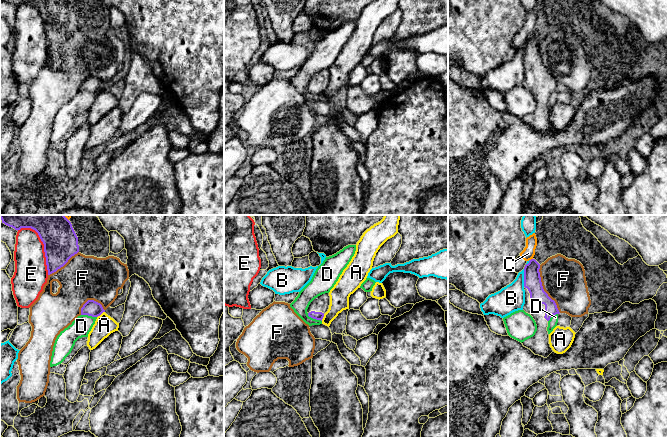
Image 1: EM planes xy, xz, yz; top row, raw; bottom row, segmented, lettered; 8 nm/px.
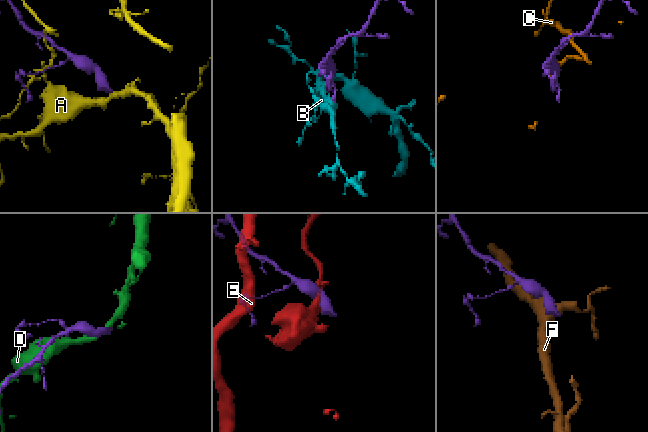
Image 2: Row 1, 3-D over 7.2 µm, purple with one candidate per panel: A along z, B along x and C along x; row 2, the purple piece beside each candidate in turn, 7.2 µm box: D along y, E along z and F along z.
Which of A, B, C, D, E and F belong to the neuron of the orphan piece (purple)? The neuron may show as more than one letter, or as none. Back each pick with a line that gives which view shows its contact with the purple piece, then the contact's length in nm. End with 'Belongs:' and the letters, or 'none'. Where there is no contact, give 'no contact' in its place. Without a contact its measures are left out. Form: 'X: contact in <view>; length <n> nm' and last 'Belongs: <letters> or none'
Belongs: none

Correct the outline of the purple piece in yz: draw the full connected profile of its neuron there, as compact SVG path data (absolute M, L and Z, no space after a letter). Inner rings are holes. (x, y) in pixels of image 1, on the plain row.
M531 35L524 43L525 80L523 86L533 93L537 107L533 113L522 120L535 131L547 134L553 128L549 120L548 97L560 88L555 77L543 65L539 45L540 40L535 35Z

